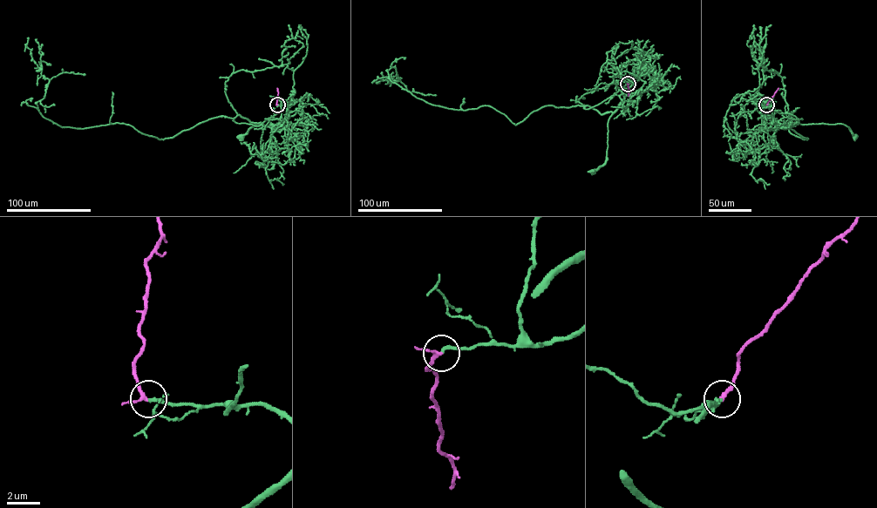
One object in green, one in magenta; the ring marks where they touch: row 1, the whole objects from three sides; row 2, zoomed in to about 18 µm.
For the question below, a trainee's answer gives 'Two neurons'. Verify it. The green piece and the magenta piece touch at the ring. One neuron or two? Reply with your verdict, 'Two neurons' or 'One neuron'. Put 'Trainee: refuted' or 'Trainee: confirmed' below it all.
One neuron
Trainee: refuted

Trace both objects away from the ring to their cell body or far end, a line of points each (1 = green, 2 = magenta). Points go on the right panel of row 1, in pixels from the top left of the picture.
1: (766, 104), (761, 116), (764, 128), (774, 130), (798, 123), (842, 124), (854, 137)
2: (766, 104), (778, 88)

